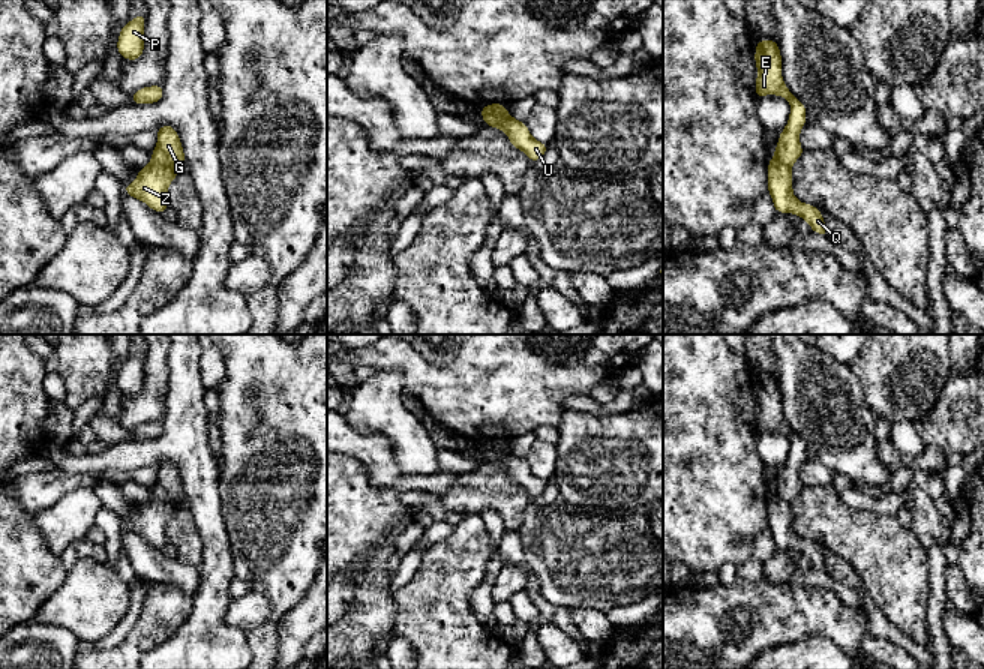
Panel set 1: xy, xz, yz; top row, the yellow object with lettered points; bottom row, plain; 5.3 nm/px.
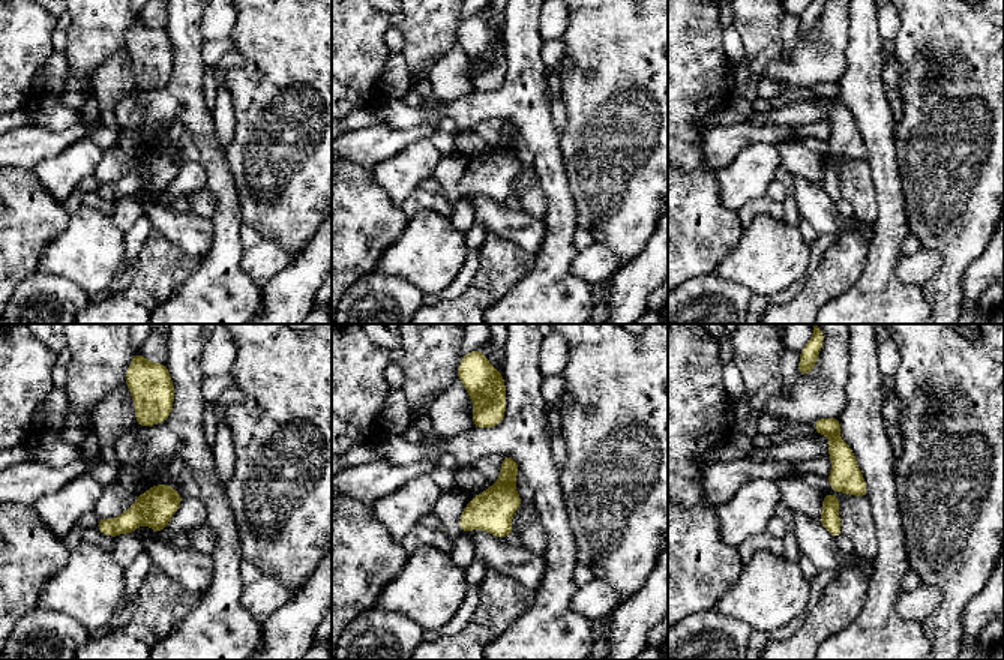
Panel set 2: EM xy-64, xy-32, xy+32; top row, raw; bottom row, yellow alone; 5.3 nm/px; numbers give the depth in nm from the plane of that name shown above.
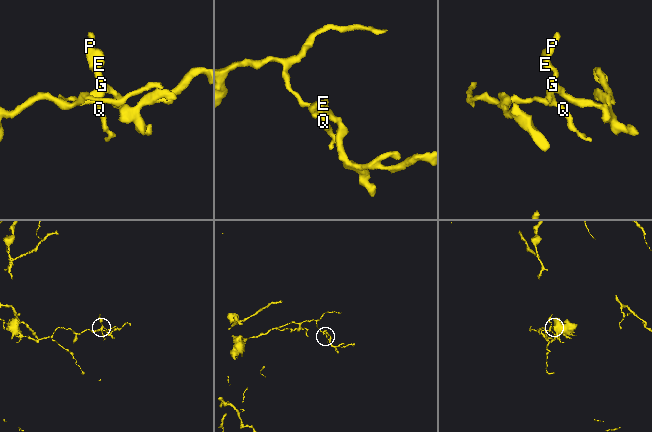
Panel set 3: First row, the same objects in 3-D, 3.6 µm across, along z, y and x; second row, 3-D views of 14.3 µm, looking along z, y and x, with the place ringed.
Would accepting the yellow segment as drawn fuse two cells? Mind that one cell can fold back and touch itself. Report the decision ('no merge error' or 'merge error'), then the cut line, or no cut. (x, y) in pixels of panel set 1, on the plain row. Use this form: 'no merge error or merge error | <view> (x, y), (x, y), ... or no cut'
merge error | xy (152, 495), (177, 506)

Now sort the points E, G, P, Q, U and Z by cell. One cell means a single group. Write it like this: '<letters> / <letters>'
E G P U / Q Z

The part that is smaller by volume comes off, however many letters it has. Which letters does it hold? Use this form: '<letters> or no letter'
E, G, P, U

